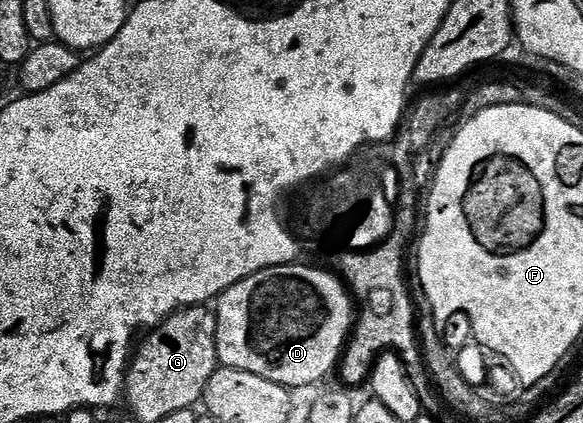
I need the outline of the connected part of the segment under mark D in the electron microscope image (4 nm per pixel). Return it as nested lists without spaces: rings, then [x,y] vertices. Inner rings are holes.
[[[303,263],[282,264],[255,272],[217,297],[213,308],[215,349],[222,367],[245,370],[257,374],[257,378],[269,378],[269,382],[277,382],[288,390],[307,388],[336,371],[353,332],[353,297],[334,271],[310,268]]]

